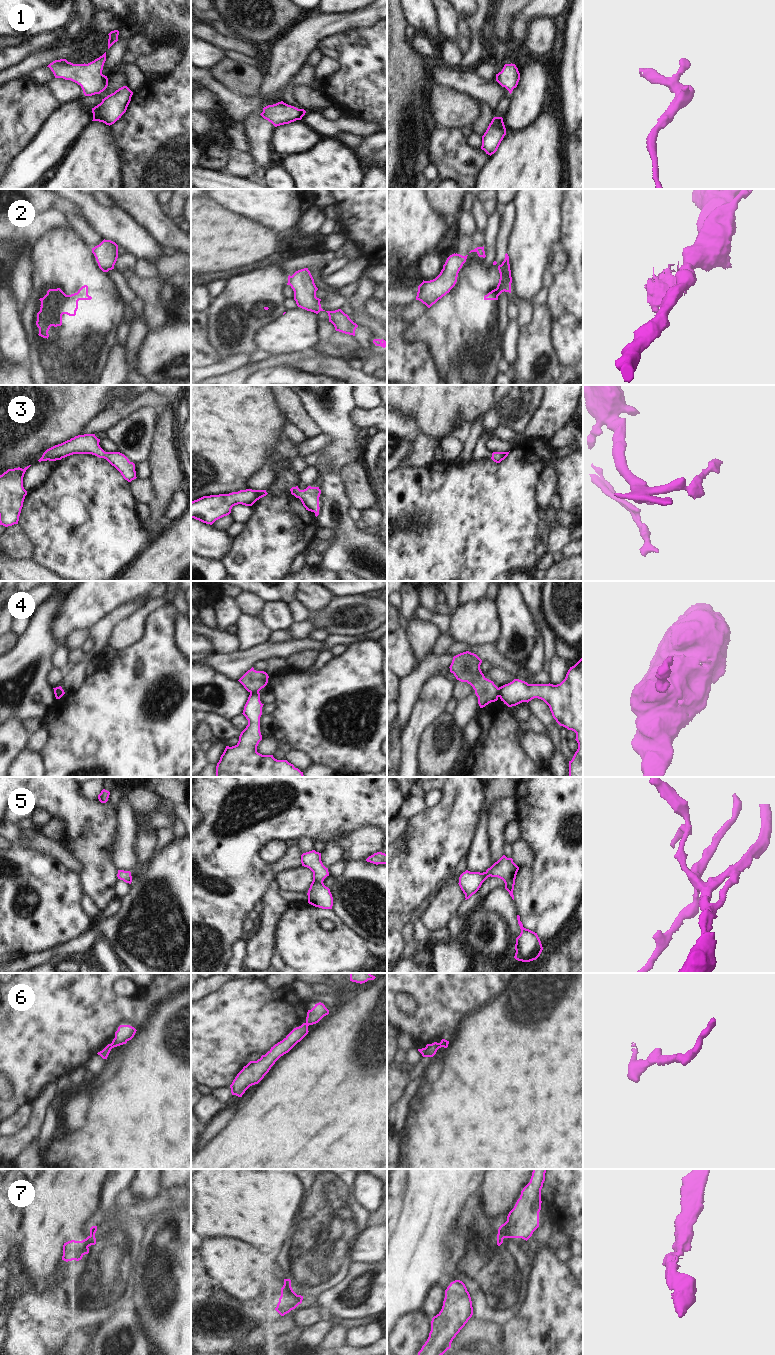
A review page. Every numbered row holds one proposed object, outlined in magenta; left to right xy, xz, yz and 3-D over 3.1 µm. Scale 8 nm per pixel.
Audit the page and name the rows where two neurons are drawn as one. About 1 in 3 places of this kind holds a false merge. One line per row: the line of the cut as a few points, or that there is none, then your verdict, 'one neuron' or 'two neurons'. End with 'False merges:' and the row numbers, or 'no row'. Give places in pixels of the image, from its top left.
1: cut none; one neuron
2: cut xz (291, 276), (289, 284); two neurons
3: cut none; one neuron
4: cut xz (258, 691), (250, 693); two neurons
5: cut none; one neuron
6: cut xy (110, 1044), (111, 1048); two neurons
7: cut none; one neuron
False merges: 2, 4, 6

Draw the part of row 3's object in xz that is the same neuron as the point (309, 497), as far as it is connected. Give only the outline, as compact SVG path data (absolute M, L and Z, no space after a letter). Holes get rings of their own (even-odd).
M296 486L292 487L290 491L292 495L301 500L306 510L314 512L316 517L319 515L319 497L321 494L319 487L308 486L306 489L300 490Z

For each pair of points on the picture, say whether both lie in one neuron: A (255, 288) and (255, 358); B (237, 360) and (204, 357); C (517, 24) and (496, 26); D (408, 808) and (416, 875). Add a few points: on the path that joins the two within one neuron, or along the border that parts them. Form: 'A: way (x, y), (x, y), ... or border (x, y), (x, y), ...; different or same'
A: border (258, 350), (250, 355); different
B: border (218, 362), (201, 367); different
C: border (517, 15), (511, 24), (509, 35); different
D: border (427, 808), (409, 819); different

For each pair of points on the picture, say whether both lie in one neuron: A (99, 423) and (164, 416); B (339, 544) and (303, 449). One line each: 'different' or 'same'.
A: different
B: different

